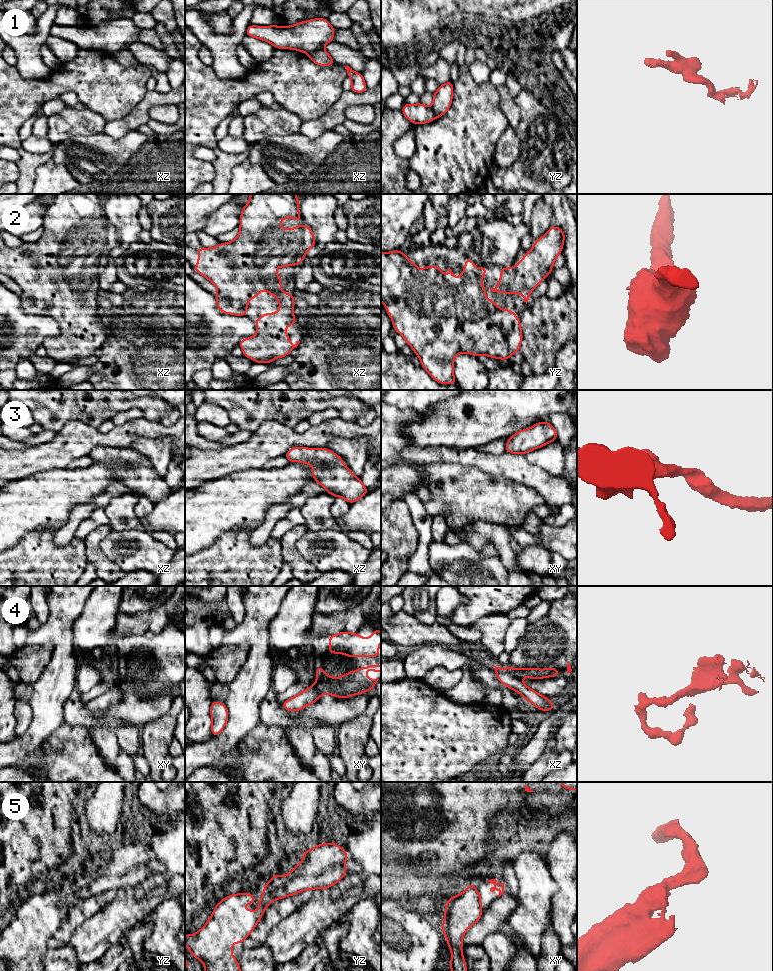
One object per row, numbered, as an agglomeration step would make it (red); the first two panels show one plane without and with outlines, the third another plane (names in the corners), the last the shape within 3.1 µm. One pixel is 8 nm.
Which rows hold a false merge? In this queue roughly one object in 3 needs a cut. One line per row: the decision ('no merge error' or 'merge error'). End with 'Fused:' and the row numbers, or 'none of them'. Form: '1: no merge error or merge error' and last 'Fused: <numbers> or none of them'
1: merge error
2: no merge error
3: no merge error
4: merge error
5: merge error
Fused: 1, 4, 5

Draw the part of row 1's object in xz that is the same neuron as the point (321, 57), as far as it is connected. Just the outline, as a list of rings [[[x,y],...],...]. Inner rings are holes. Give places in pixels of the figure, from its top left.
[[[323,49],[309,52],[308,56],[315,64],[319,66],[331,66],[336,64],[330,54]]]

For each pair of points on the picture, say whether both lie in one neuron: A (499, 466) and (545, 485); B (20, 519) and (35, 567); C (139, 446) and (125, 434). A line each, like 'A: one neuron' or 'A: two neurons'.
A: one neuron
B: two neurons
C: two neurons

